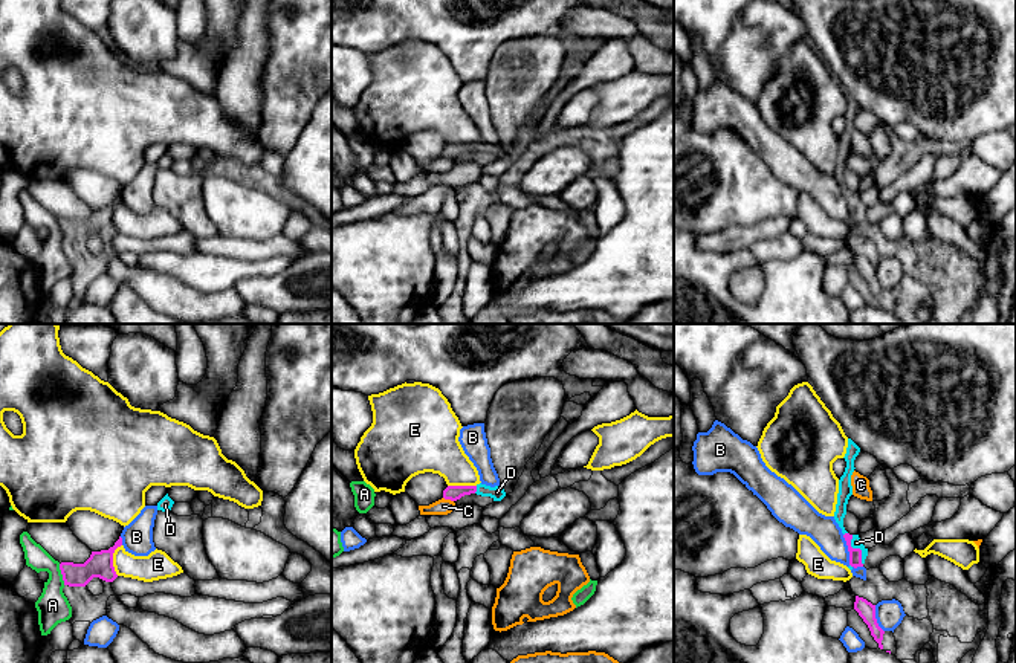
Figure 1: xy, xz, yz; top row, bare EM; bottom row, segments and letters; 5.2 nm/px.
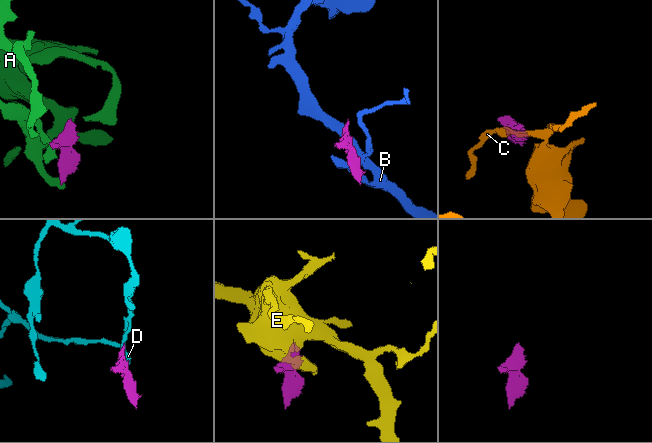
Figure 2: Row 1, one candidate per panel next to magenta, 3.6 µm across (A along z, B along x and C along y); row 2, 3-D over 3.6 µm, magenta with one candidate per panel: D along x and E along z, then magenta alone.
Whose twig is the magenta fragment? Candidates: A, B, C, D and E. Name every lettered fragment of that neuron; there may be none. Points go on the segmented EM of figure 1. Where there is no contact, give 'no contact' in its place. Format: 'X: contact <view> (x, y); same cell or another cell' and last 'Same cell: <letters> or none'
A: contact xy (61, 573); another cell
B: contact yz (848, 550); another cell
C: contact xz (448, 498); another cell
D: contact yz (857, 549); same cell
E: contact xy (112, 559); another cell
Same cell: D

